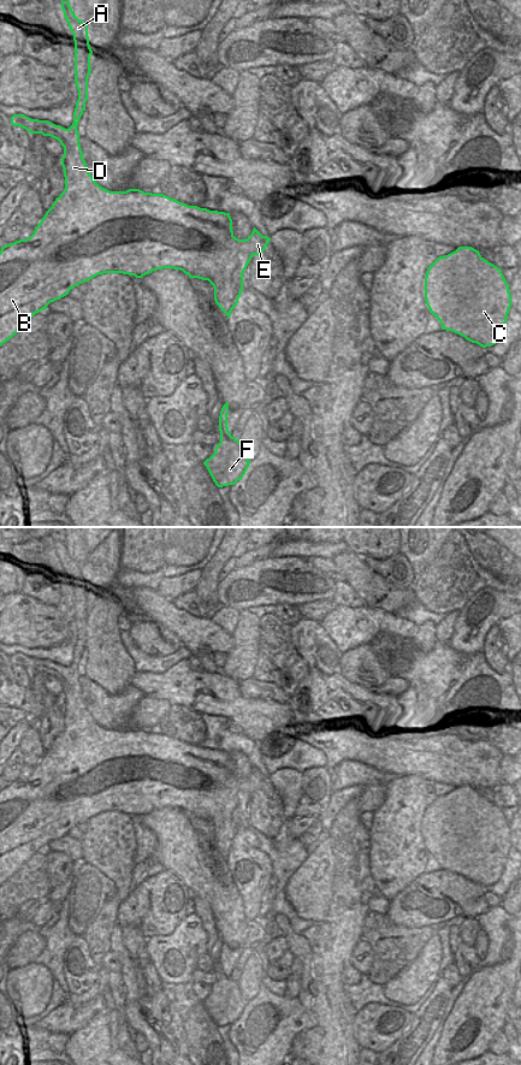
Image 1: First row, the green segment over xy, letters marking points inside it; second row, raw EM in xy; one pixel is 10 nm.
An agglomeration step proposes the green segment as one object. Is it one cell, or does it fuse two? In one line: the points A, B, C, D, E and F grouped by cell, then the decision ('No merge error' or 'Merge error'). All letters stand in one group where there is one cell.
Groups: A B C D E F. No merge error.

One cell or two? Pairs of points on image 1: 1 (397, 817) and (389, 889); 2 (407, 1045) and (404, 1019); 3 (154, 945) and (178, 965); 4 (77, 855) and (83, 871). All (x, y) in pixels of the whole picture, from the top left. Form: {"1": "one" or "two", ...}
{"1": "one", "2": "two", "3": "one", "4": "two"}

